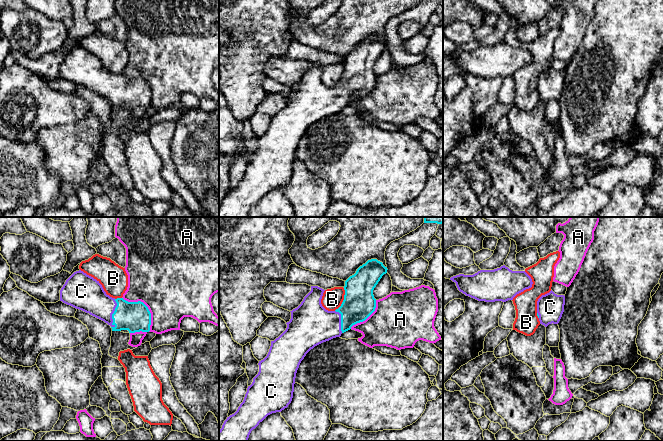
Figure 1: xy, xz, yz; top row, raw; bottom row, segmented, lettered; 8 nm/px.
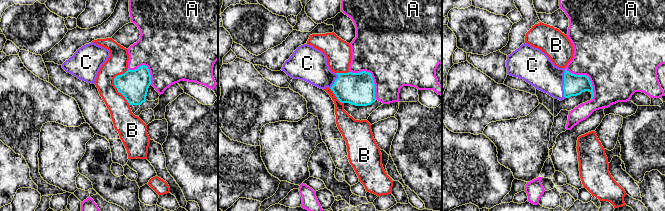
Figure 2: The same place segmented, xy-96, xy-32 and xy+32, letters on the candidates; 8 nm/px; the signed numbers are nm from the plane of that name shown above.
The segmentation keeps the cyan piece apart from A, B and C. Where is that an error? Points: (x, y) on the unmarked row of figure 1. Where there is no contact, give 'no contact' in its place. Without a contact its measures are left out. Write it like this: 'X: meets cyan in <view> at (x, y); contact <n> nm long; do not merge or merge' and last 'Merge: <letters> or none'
A: meets cyan in xy at (147, 83); contact 360 nm long; do not merge
B: meets cyan in xz at (343, 76); contact 200 nm long; do not merge
C: meets cyan in xy at (113, 89); contact 240 nm long; merge
Merge: C

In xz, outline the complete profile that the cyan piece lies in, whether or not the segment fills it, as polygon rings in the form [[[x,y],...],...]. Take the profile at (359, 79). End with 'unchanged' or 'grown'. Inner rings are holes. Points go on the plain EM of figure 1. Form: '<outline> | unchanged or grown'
[[[377,35],[368,36],[356,49],[345,57],[345,71],[341,82],[335,87],[326,86],[321,75],[324,65],[311,62],[311,67],[301,80],[291,88],[286,106],[274,117],[267,132],[259,137],[259,148],[247,164],[243,178],[237,187],[227,193],[219,206],[219,217],[248,217],[249,211],[268,191],[281,188],[291,179],[294,168],[296,149],[301,137],[315,122],[340,113],[357,99],[365,97],[376,84],[373,66],[387,49],[387,43]]] | grown

